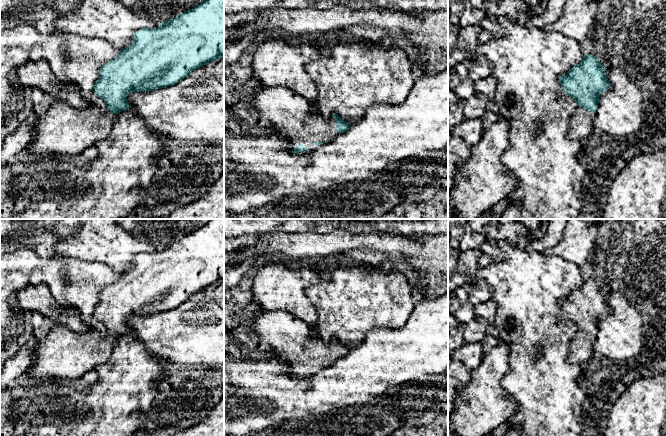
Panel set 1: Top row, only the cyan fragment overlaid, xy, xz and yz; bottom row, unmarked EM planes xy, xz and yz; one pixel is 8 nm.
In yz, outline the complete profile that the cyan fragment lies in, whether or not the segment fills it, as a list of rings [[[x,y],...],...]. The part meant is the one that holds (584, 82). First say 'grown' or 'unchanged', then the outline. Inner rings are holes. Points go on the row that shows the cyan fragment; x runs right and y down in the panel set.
grown; [[[585,54],[579,64],[560,76],[559,82],[563,92],[577,103],[569,118],[567,137],[583,142],[594,130],[600,95],[611,88],[606,69],[593,54]]]

